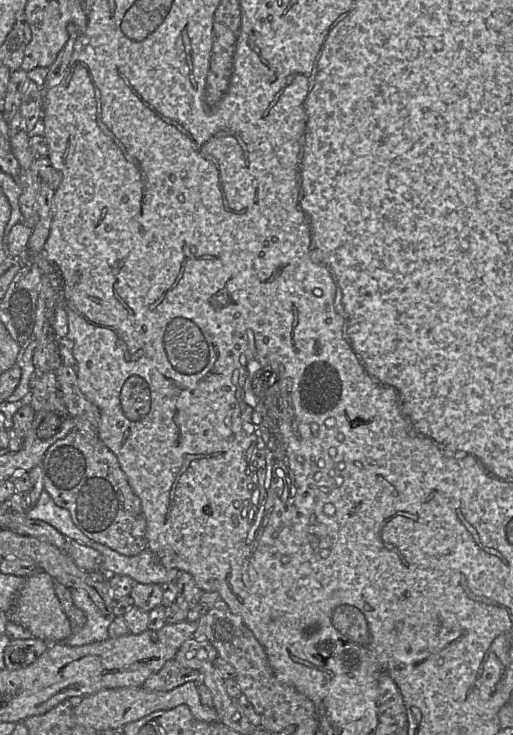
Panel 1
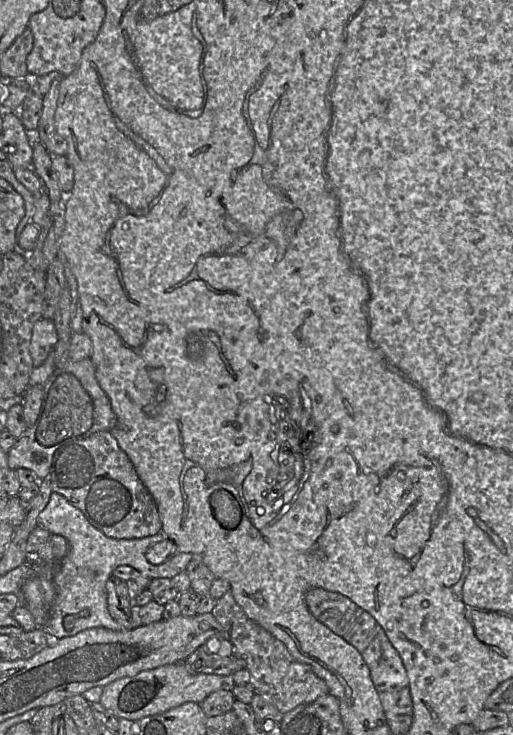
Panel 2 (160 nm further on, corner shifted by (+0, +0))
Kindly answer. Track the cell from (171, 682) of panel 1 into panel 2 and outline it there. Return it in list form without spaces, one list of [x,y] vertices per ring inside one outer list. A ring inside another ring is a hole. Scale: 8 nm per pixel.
[[[204,644],[189,655],[184,663],[191,673],[216,674],[224,677],[231,676],[234,672],[246,669],[244,660],[235,657],[219,657],[204,649]]]

